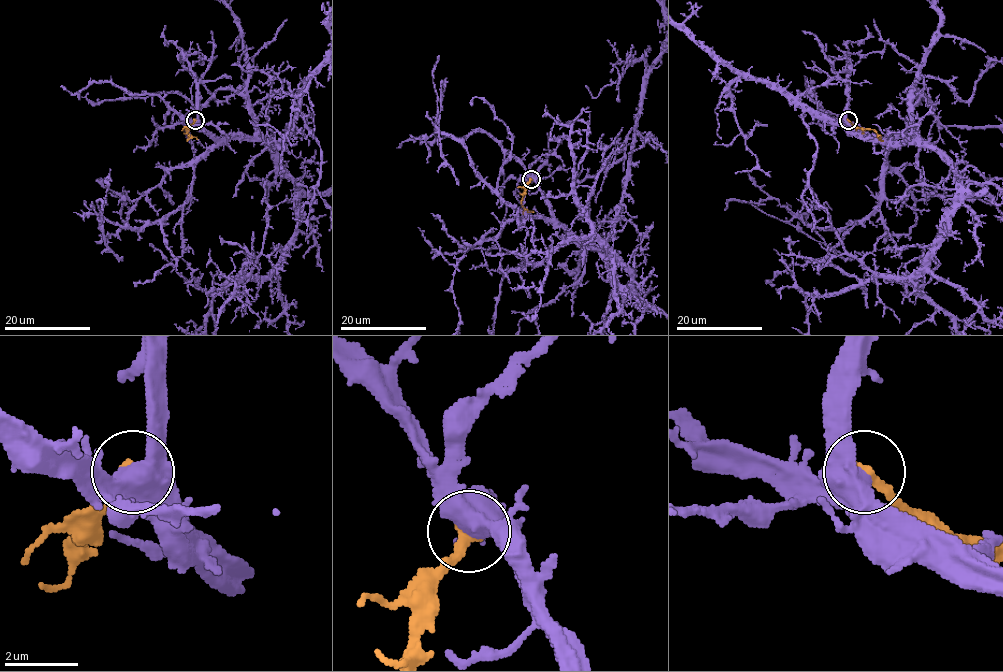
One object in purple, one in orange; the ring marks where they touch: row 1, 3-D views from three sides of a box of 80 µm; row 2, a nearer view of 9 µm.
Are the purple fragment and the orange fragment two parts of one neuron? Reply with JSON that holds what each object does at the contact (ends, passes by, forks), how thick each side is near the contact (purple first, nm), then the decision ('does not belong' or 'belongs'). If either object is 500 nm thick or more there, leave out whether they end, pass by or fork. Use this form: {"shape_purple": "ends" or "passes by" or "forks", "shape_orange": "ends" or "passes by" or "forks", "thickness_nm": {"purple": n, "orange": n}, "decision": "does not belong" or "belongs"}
{"shape_purple": "passes by", "shape_orange": "ends", "thickness_nm": {"purple": 480, "orange": 320}, "decision": "does not belong"}

